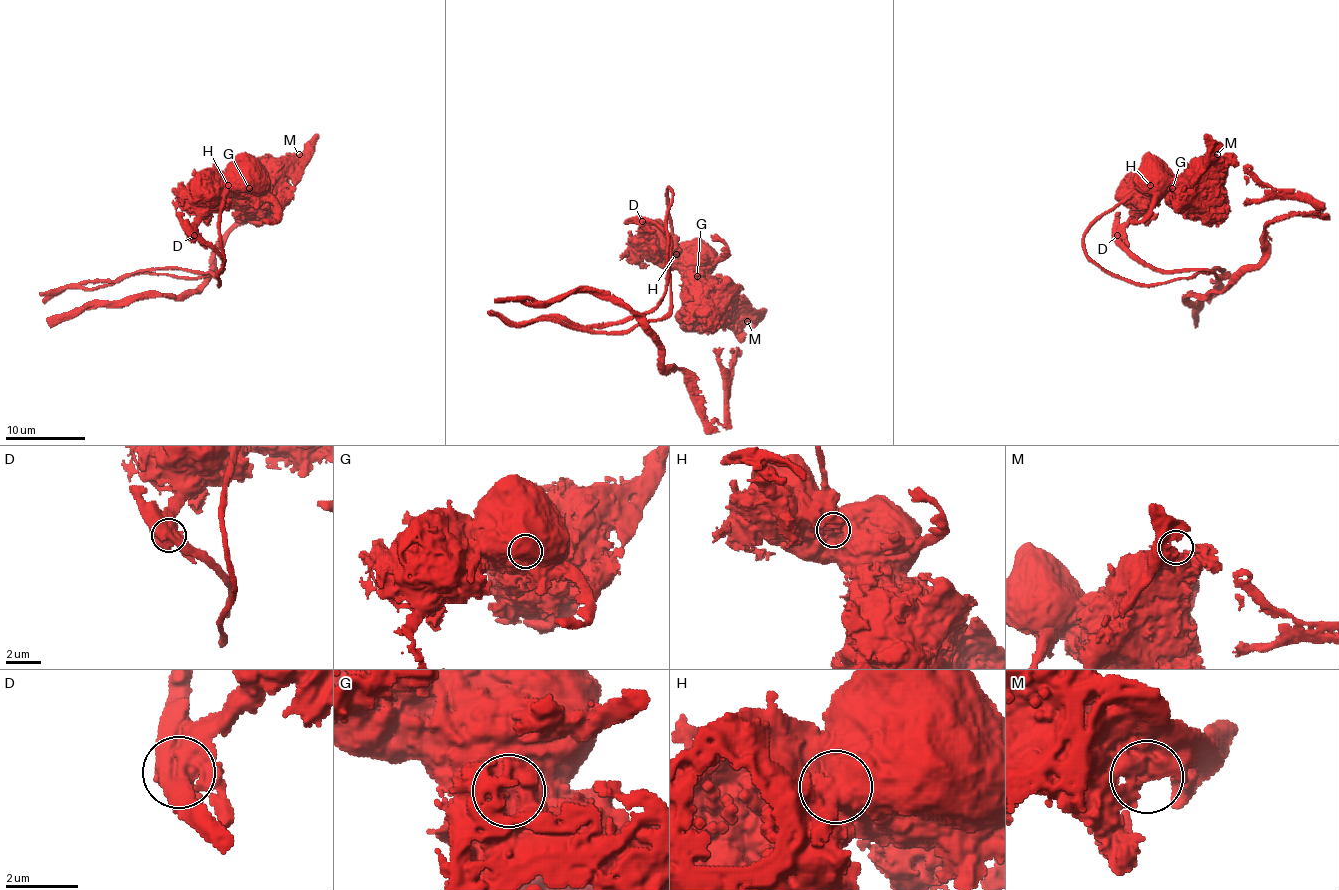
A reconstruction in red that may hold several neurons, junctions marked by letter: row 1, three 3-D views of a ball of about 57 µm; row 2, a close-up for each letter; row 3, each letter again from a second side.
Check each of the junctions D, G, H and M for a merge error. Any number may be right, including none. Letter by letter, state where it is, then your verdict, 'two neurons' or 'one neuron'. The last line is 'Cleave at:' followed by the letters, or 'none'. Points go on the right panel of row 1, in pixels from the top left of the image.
D: at (1117, 235); one neuron
G: at (1172, 188); two neurons
H: at (1150, 185); two neurons
M: at (1217, 154); one neuron
Cleave at: G, H

